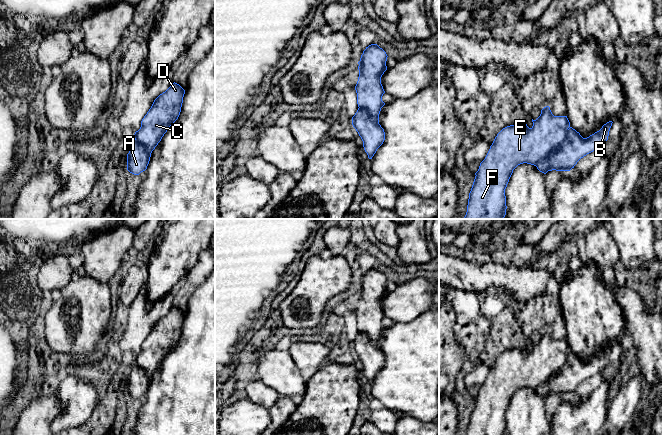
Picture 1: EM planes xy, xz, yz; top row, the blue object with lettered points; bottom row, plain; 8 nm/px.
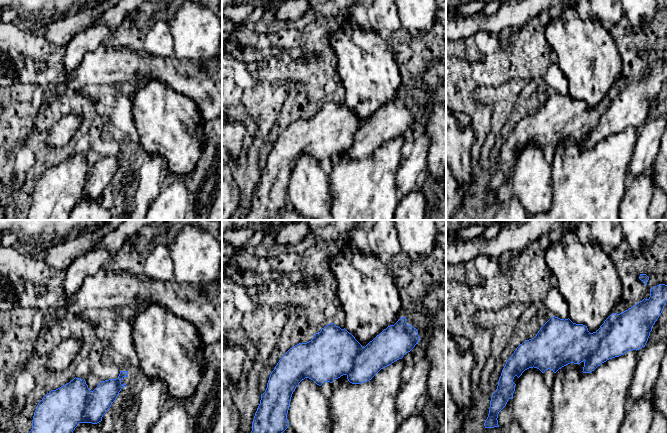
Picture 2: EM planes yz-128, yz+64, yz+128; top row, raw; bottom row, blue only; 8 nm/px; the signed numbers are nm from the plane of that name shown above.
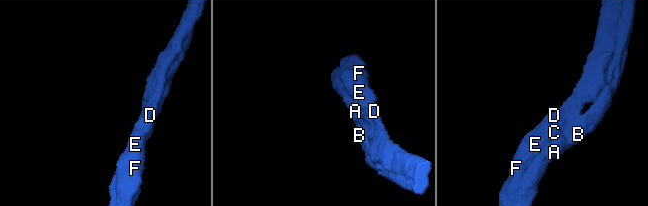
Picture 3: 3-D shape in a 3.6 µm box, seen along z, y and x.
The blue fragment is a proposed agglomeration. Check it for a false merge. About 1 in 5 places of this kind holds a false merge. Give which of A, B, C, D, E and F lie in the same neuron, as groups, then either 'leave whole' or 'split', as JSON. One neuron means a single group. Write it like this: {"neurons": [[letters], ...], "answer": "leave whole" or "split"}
{"neurons": [["A", "B", "C", "D", "E", "F"]], "answer": "leave whole"}

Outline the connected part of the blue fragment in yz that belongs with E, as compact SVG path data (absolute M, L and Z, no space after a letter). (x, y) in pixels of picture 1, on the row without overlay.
M549 330L541 334L540 340L533 344L533 350L529 352L527 348L510 349L503 352L495 361L485 383L480 387L478 395L475 397L475 403L469 417L467 435L506 435L506 420L505 413L513 394L520 388L527 387L537 391L537 393L546 398L548 395L570 395L577 386L587 378L602 372L608 364L609 355L612 350L612 345L607 346L602 352L583 362L579 356L570 350L567 340L554 340Z

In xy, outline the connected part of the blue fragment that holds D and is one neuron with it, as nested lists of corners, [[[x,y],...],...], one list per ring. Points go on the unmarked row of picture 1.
[[[174,306],[154,324],[127,378],[130,397],[139,399],[147,393],[152,375],[180,339],[184,318],[185,314]]]

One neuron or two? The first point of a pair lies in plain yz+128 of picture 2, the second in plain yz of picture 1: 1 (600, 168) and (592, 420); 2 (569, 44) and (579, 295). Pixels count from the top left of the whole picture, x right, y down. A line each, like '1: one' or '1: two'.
1: one
2: one

